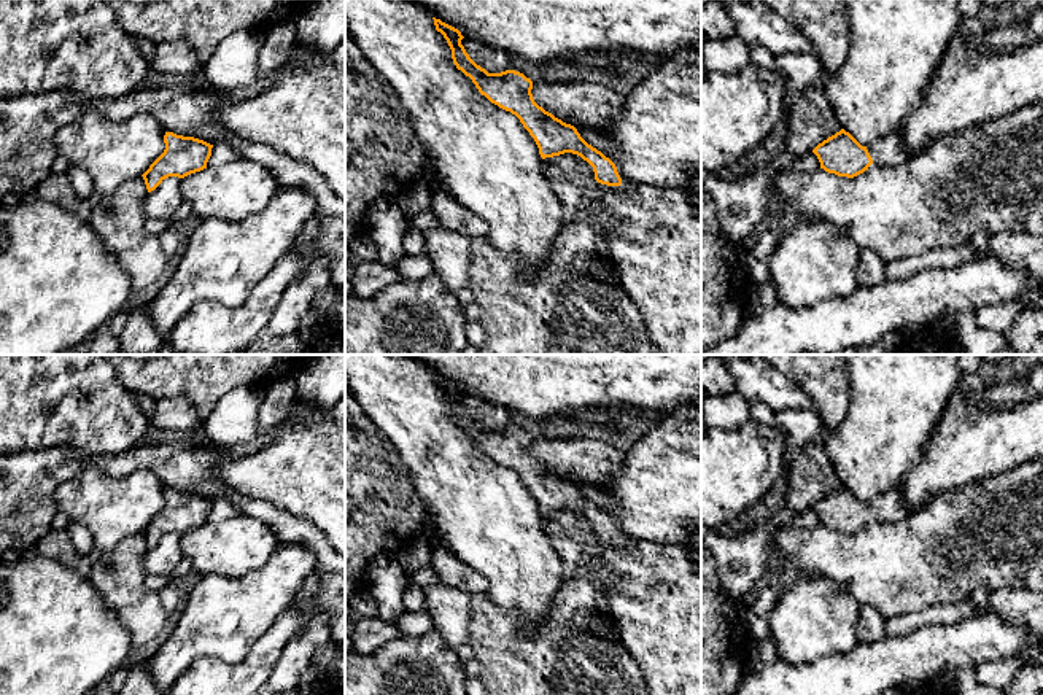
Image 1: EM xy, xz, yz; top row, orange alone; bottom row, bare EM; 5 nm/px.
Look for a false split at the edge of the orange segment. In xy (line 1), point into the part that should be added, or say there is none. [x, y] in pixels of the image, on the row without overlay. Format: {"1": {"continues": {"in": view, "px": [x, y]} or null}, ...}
{"1": {"continues": null}}

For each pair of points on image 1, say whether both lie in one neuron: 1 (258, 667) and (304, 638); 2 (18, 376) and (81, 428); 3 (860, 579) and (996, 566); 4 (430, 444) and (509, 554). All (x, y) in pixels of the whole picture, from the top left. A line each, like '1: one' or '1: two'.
1: two
2: one
3: one
4: one

